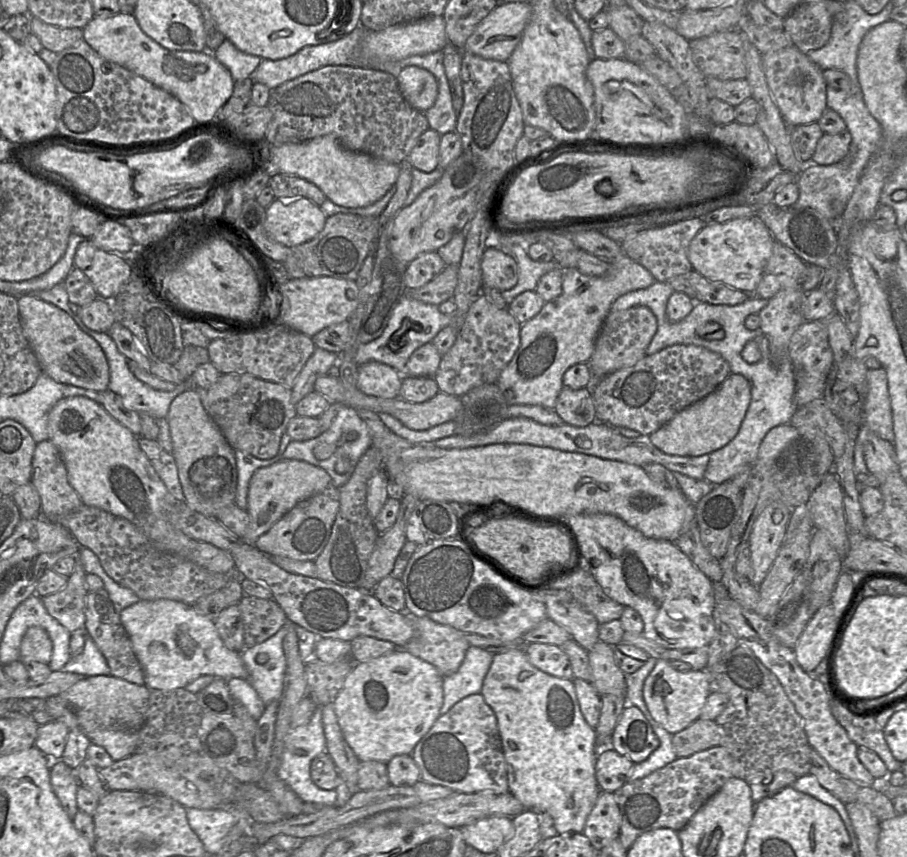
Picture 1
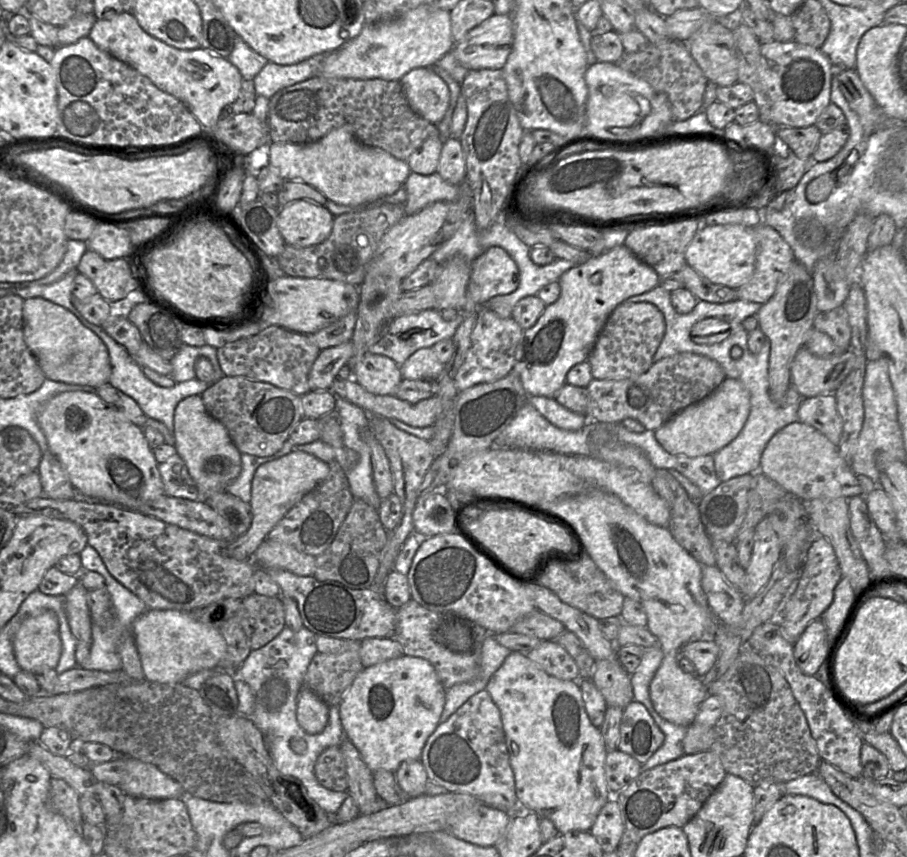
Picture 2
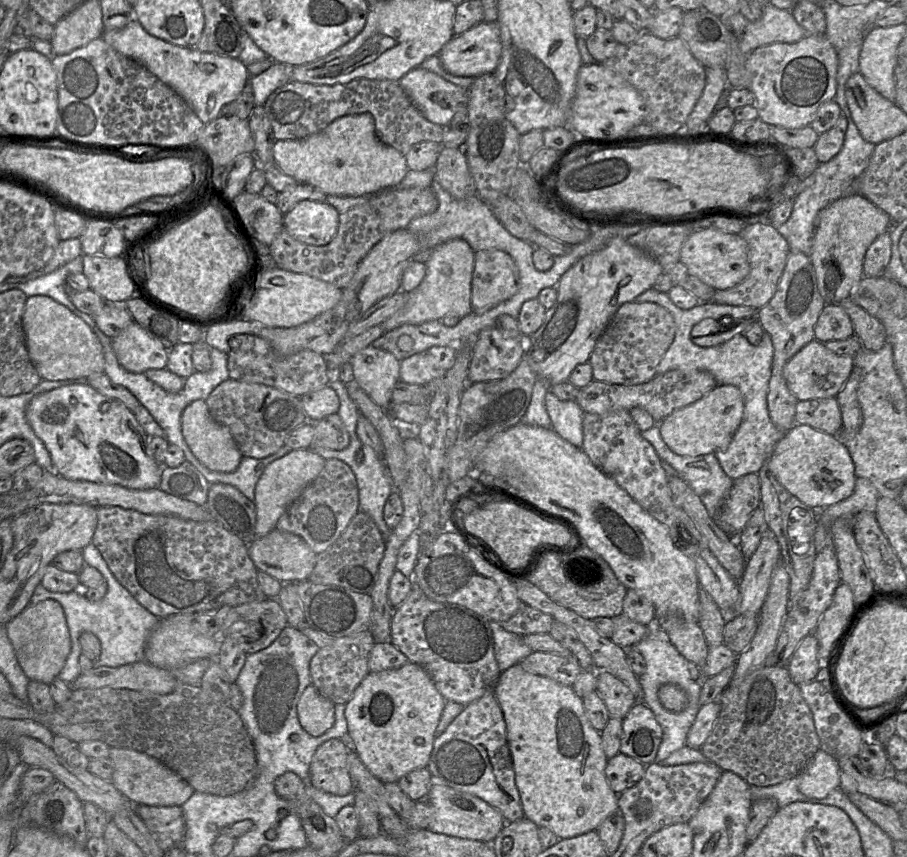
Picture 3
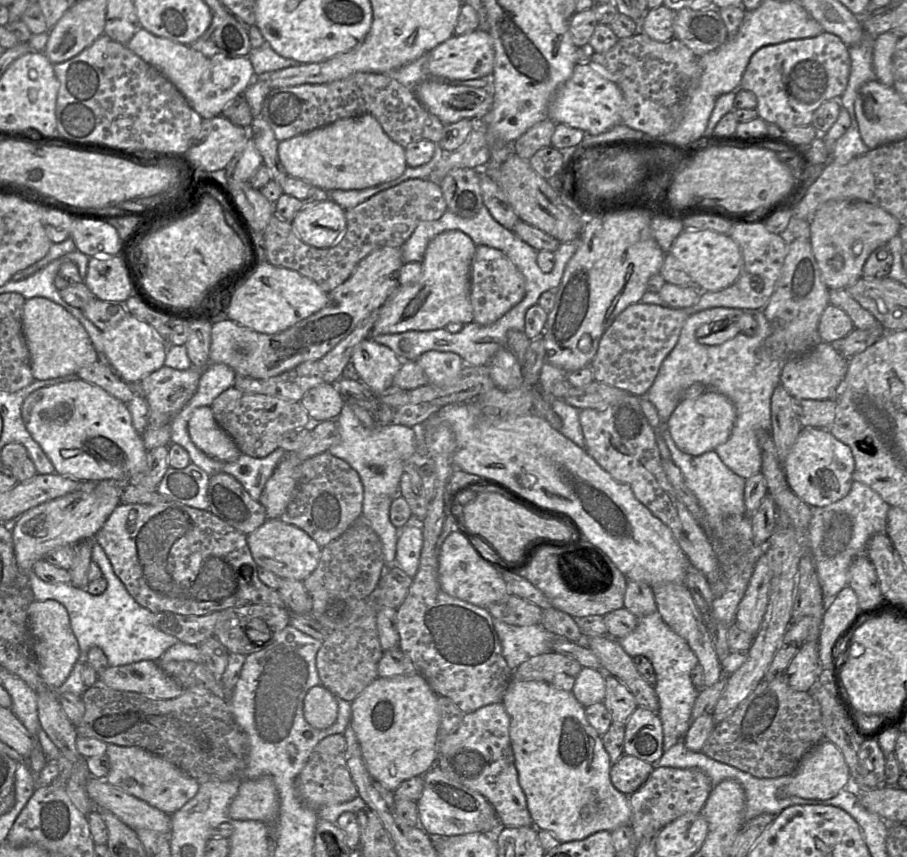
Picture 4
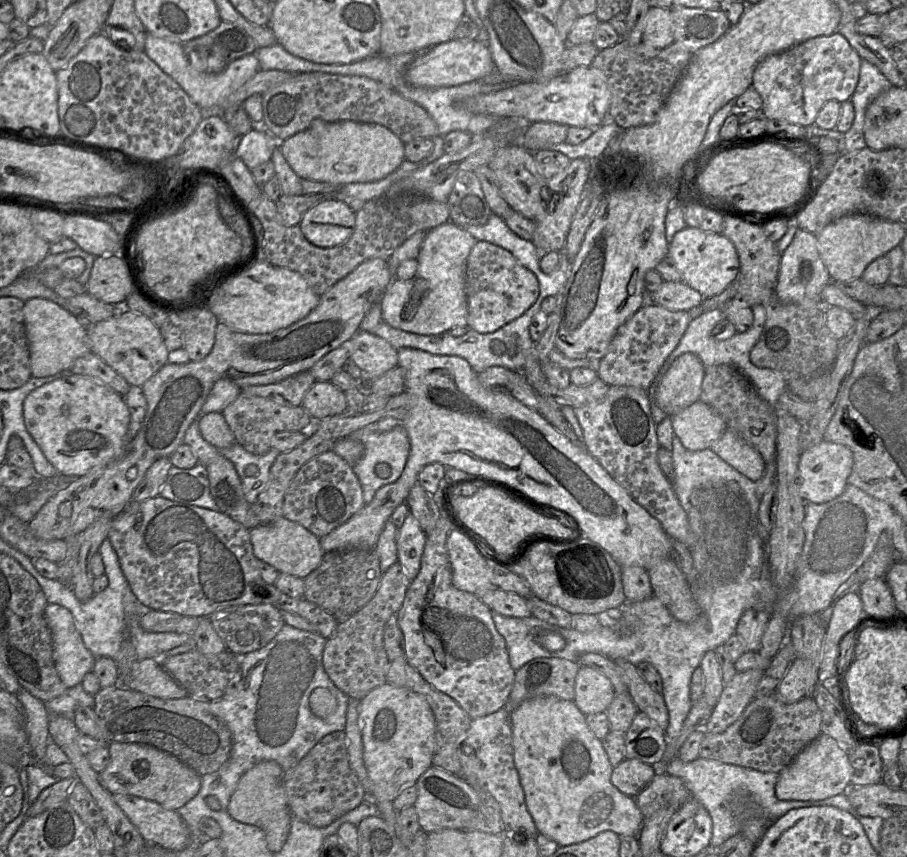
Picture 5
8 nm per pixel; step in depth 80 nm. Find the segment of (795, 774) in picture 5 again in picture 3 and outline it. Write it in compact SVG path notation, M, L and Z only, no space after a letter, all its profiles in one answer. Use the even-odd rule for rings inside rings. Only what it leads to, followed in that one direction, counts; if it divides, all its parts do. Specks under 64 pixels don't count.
M819 749L797 776L799 791L809 799L822 799L841 784L841 768L838 760Z

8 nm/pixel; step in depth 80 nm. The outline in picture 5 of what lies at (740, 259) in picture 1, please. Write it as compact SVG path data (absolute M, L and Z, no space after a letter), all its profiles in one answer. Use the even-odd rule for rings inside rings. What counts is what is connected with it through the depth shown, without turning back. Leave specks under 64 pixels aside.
M688 226L673 236L668 244L668 256L673 259L682 281L698 291L704 299L721 293L736 281L740 270L738 254L727 237Z

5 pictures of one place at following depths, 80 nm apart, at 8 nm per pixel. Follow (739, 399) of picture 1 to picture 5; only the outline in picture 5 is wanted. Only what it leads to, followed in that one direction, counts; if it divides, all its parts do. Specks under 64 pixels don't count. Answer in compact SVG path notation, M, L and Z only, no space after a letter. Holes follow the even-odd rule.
M700 400L671 416L671 422L674 435L690 451L710 448L727 429L723 418Z

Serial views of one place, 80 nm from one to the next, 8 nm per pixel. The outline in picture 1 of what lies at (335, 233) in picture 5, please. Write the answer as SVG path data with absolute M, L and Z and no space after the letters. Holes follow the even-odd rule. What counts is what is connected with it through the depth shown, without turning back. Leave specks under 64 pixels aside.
M305 197L274 199L266 208L265 230L274 241L294 247L312 240L324 228L327 216Z

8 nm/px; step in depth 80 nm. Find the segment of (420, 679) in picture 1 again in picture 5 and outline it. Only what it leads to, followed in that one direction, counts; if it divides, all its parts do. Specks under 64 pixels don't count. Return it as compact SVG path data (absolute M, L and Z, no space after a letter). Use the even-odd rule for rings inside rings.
M385 683L360 701L364 764L371 782L373 801L393 802L406 787L433 766L436 720L424 696Z

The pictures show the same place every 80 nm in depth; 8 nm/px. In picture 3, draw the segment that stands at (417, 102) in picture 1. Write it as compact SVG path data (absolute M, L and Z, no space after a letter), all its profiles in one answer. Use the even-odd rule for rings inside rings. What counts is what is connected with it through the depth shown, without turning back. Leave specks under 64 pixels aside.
M424 68L411 69L399 84L420 113L434 124L444 126L456 112L468 109L468 89Z

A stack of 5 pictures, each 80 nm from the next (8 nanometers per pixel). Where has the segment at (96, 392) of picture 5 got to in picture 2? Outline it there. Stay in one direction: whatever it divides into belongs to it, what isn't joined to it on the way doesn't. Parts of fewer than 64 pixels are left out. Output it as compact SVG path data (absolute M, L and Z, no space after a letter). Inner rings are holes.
M96 393L56 394L42 406L37 420L46 437L48 451L60 461L77 492L127 509L165 493L158 462L142 427L130 422Z

